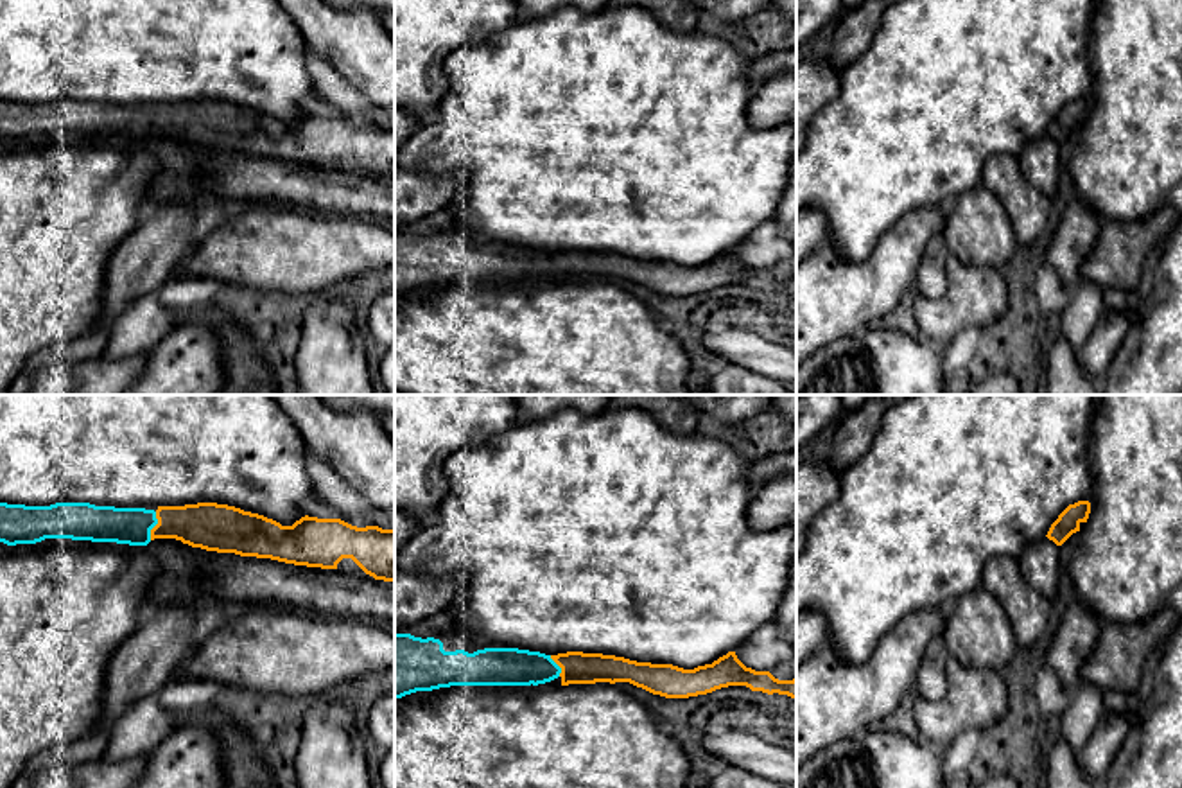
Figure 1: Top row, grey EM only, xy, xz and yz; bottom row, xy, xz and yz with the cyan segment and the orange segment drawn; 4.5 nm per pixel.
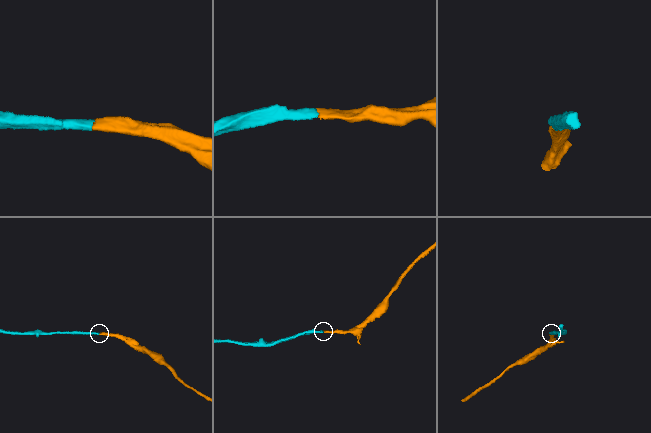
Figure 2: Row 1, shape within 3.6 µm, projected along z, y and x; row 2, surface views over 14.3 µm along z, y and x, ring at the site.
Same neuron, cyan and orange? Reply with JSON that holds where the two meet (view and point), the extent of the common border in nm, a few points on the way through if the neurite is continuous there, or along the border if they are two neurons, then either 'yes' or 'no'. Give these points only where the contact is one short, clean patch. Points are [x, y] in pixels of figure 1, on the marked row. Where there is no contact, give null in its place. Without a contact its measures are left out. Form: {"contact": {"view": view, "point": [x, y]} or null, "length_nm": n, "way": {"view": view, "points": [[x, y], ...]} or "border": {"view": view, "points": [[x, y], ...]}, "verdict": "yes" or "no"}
{"contact": {"view": "xy", "point": [153, 526]}, "length_nm": 130, "way": {"view": "xy", "points": [[131, 526], [153, 526], [205, 525]]}, "verdict": "yes"}

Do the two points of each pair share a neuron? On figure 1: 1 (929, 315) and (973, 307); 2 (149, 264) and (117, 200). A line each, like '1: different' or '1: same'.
1: same
2: different

